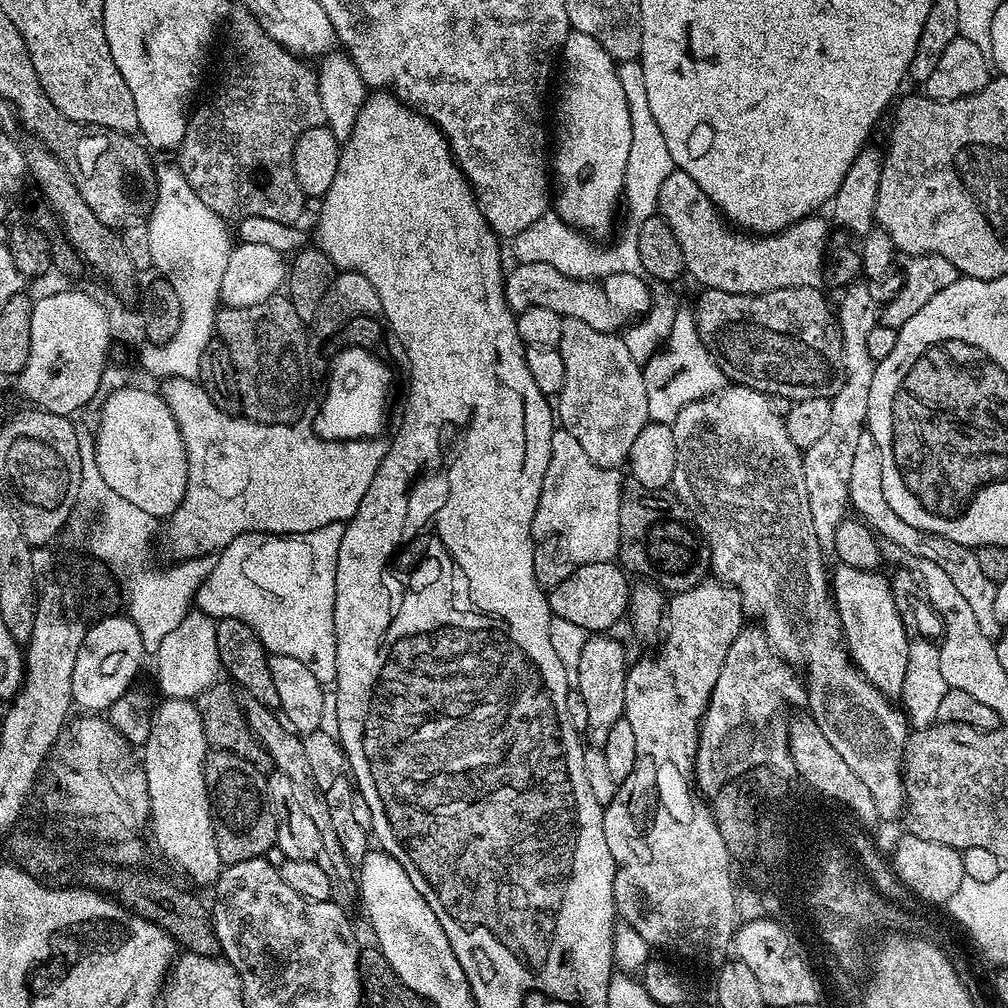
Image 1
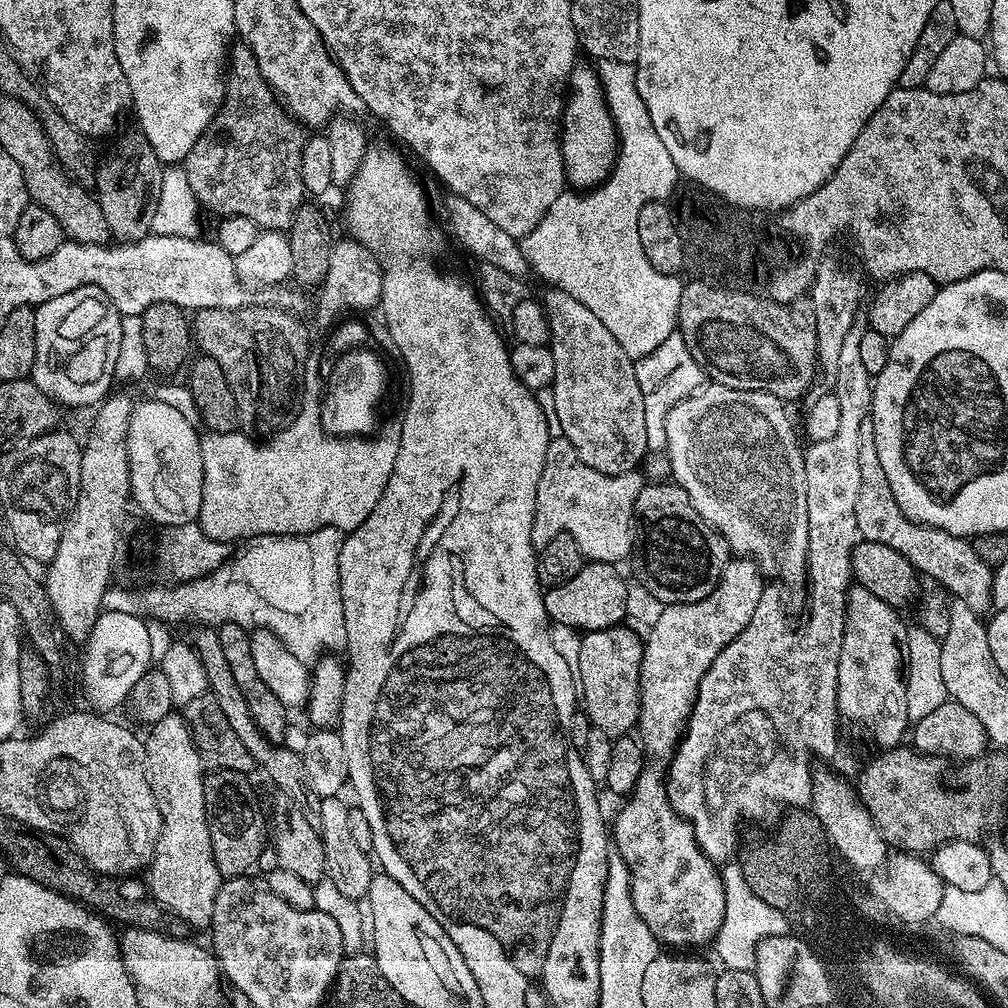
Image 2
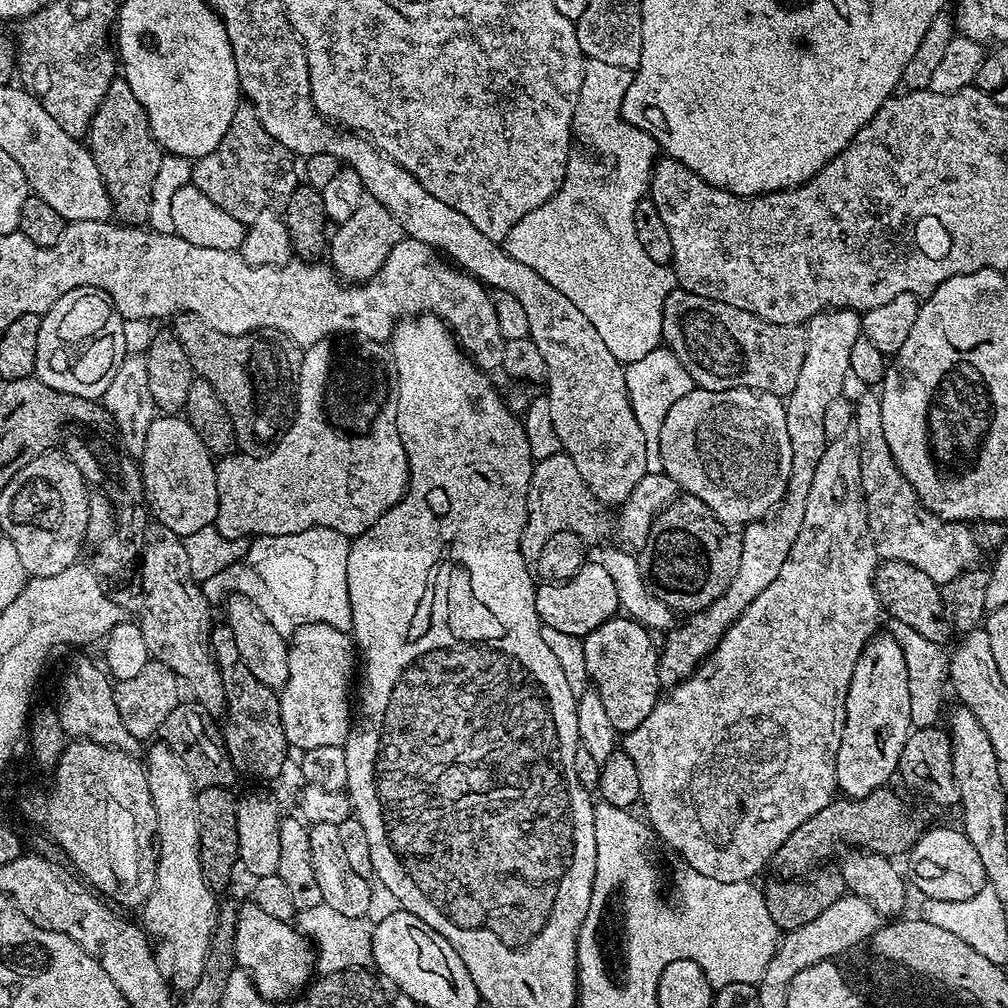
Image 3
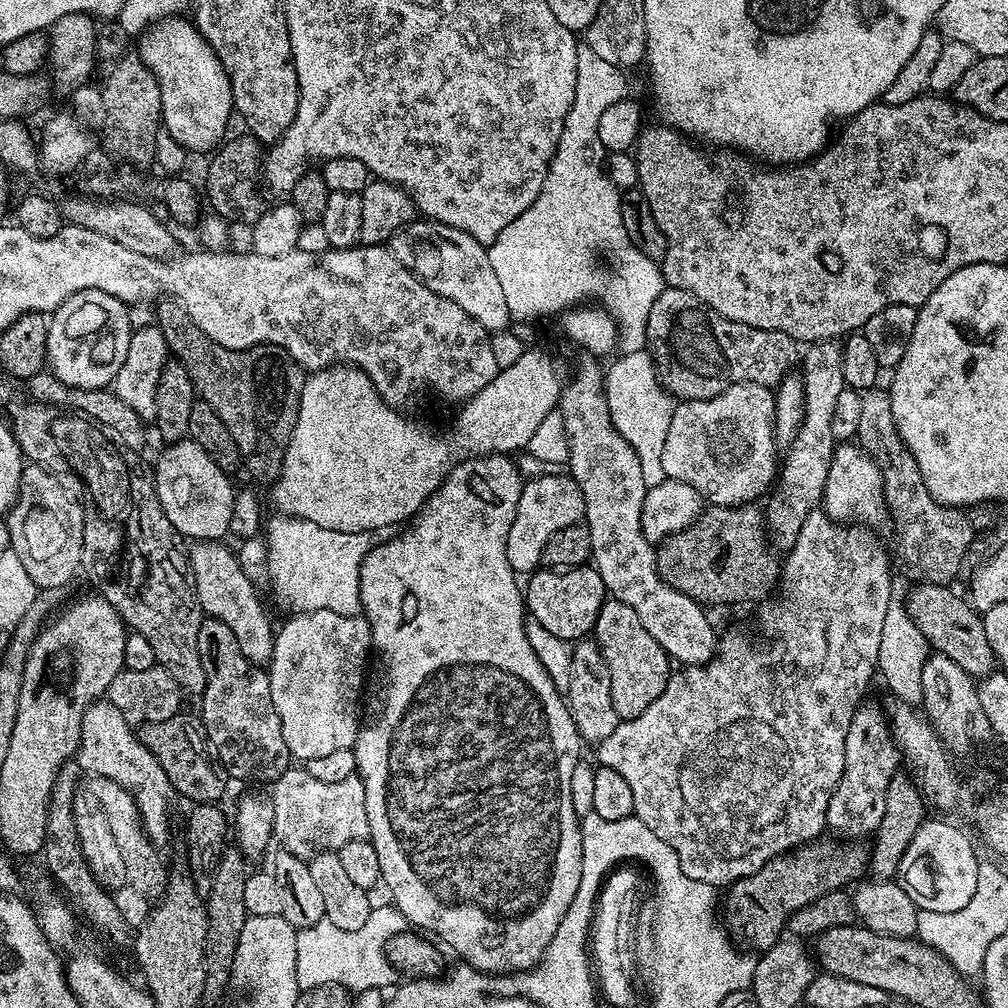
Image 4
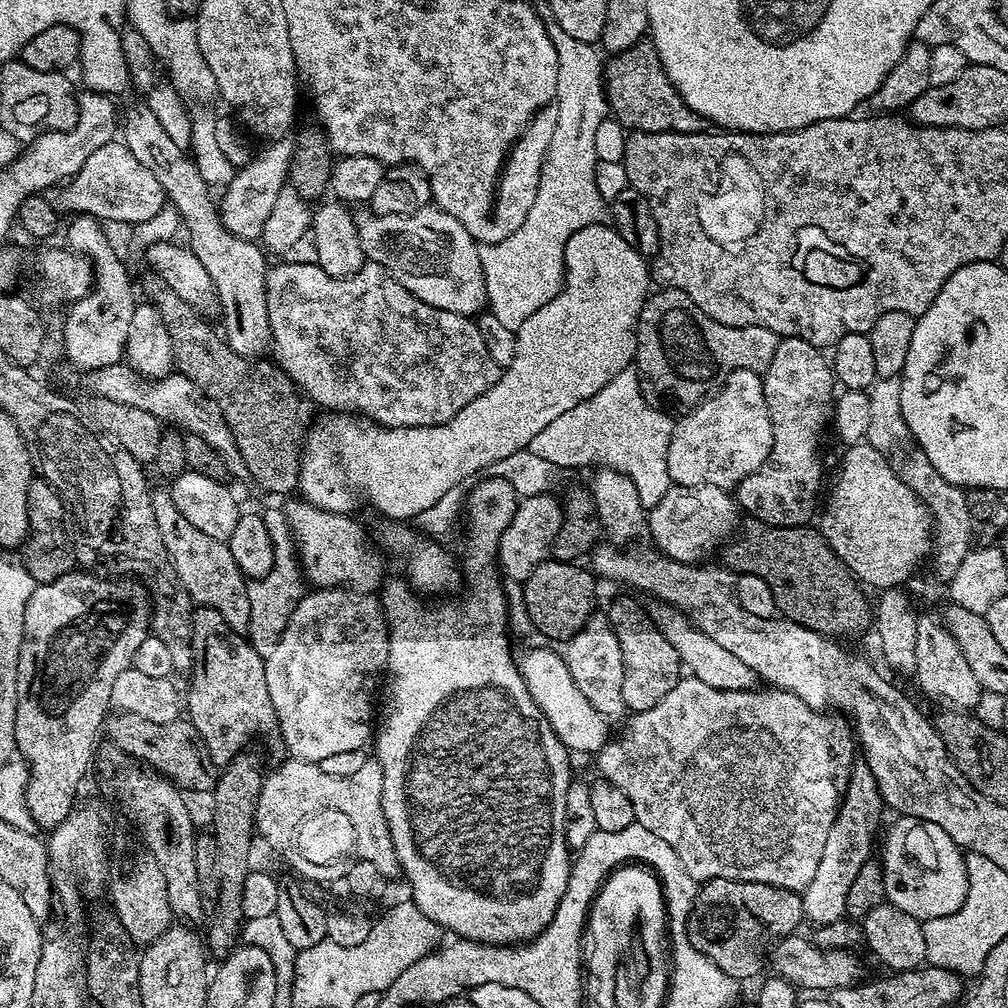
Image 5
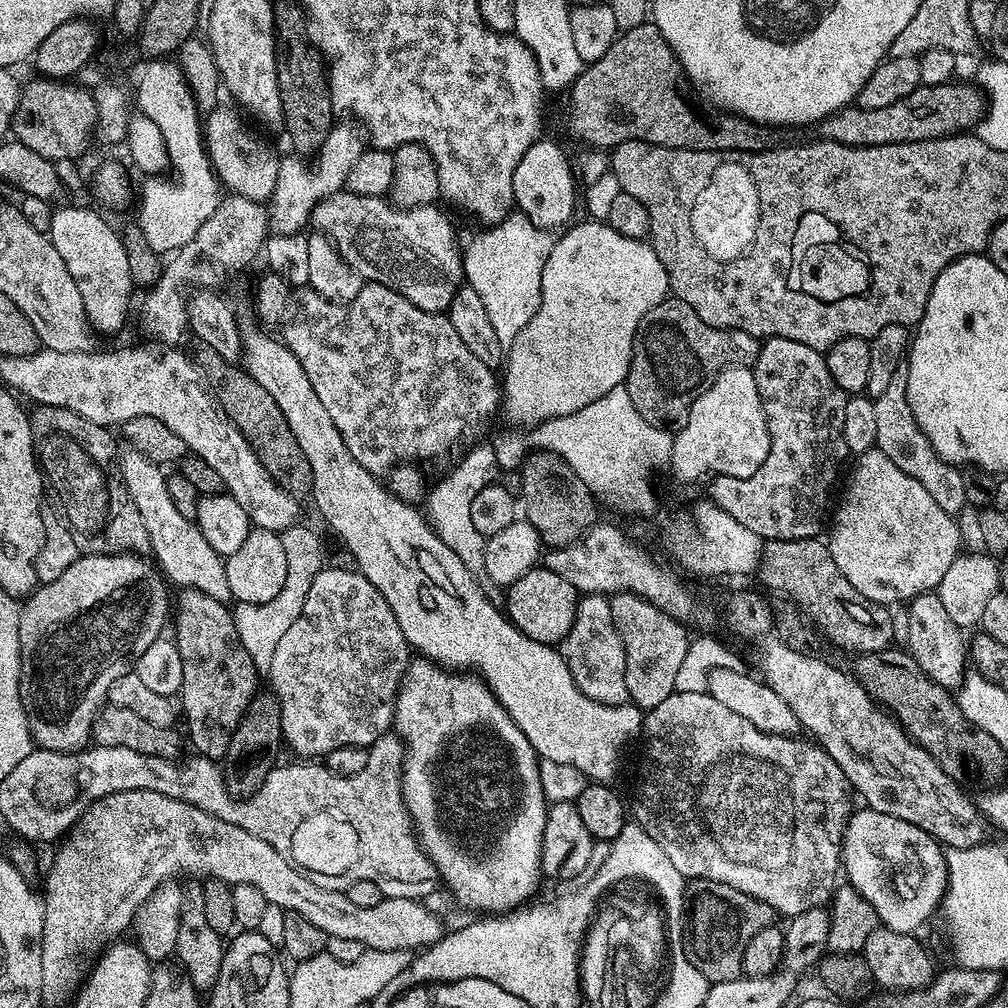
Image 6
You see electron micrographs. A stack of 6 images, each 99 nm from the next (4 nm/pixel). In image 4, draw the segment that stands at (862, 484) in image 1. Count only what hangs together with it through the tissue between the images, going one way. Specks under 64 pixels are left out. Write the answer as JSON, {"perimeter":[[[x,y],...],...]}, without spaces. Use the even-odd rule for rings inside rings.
{"perimeter":[[[877,386],[868,389],[867,392],[862,395],[862,422],[858,425],[858,434],[856,435],[856,440],[858,441],[859,447],[863,448],[869,456],[875,460],[877,466],[880,468],[880,473],[882,474],[882,482],[884,483],[884,502],[887,511],[890,513],[890,524],[896,527],[896,552],[900,555],[900,560],[908,568],[913,568],[914,571],[920,572],[919,579],[921,581],[927,582],[929,584],[947,584],[951,585],[953,583],[952,579],[960,572],[960,567],[965,567],[966,557],[968,555],[969,549],[972,547],[972,542],[974,539],[974,533],[970,522],[968,521],[967,511],[951,508],[948,504],[940,504],[933,496],[926,490],[926,482],[922,478],[922,470],[918,470],[918,462],[914,462],[914,454],[910,454],[910,450],[906,446],[906,442],[902,442],[902,438],[898,434],[898,426],[894,422],[894,410],[890,406],[890,398],[888,397],[887,391],[883,387]]]}

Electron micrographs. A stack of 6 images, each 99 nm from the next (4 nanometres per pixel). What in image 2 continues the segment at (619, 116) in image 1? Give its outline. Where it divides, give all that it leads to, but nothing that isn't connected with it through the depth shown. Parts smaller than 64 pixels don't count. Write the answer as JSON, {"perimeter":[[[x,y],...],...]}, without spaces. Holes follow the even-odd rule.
{"perimeter":[[[584,62],[577,63],[572,69],[572,77],[568,79],[560,126],[560,145],[564,178],[573,189],[591,190],[611,176],[618,155],[616,123],[612,121],[604,102],[604,88],[600,84],[597,69],[587,68]]]}

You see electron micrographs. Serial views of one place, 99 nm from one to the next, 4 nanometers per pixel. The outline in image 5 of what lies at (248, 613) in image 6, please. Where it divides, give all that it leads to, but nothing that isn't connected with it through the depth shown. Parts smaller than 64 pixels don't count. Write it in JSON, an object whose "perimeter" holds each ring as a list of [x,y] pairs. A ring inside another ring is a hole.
{"perimeter":[[[283,507],[263,509],[262,515],[266,534],[270,536],[272,565],[265,576],[253,579],[249,583],[250,626],[246,636],[252,641],[254,650],[258,650],[260,656],[267,658],[274,651],[274,646],[278,646],[278,638],[282,638],[282,630],[286,630],[290,614],[294,614],[298,602],[306,595],[306,581],[302,575],[296,542],[292,538],[292,527],[288,525]]]}

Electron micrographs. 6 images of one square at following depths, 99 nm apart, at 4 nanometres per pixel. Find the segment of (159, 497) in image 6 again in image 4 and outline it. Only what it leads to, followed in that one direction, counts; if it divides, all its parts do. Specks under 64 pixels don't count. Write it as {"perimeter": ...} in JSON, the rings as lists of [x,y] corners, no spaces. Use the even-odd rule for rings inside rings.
{"perimeter":[[[201,540],[193,543],[192,552],[190,548],[187,553],[200,611],[205,617],[226,622],[226,626],[230,626],[234,638],[238,638],[238,647],[250,663],[267,666],[272,660],[276,641],[274,624],[272,628],[263,602],[256,597],[257,585],[245,574],[239,555],[225,546],[225,543],[217,540]]]}

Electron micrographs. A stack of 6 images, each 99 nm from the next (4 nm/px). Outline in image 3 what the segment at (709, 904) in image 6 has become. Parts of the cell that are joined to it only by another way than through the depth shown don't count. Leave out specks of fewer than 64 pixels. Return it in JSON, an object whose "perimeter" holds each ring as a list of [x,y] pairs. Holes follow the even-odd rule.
{"perimeter":[[[885,786],[879,788],[878,790],[874,790],[871,794],[869,794],[866,798],[862,798],[861,800],[854,800],[851,798],[834,798],[832,799],[826,807],[822,810],[818,810],[818,814],[814,814],[814,818],[806,818],[806,822],[802,822],[802,826],[798,826],[798,830],[794,830],[794,834],[790,834],[790,838],[786,838],[786,842],[782,842],[782,846],[778,846],[778,850],[776,853],[773,854],[772,859],[770,861],[770,868],[773,868],[774,871],[777,872],[775,874],[777,877],[780,878],[800,878],[803,877],[805,874],[811,873],[813,869],[817,867],[821,862],[819,860],[824,860],[827,858],[828,855],[831,854],[832,851],[836,848],[836,843],[839,840],[845,840],[846,843],[852,844],[848,846],[855,846],[857,849],[860,850],[867,850],[869,853],[875,854],[877,856],[886,856],[889,858],[897,858],[896,856],[903,857],[905,853],[911,849],[912,845],[916,843],[917,840],[920,839],[922,835],[922,828],[919,828],[918,825],[915,824],[914,821],[908,817],[908,808],[904,805],[904,800],[902,797],[899,796],[896,792],[891,792],[891,787]]]}

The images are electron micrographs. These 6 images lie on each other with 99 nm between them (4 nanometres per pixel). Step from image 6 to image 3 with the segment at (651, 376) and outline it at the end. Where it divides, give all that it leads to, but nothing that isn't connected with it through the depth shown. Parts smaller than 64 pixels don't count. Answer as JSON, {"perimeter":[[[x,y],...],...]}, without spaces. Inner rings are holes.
{"perimeter":[[[679,286],[668,295],[664,303],[664,317],[662,318],[663,343],[676,355],[678,362],[682,362],[682,366],[686,366],[695,387],[714,390],[715,392],[730,390],[731,388],[751,388],[758,392],[769,392],[775,396],[786,398],[794,390],[794,382],[798,382],[798,373],[802,370],[802,362],[806,358],[807,333],[807,327],[799,324],[771,324],[746,310],[738,310],[738,306],[726,306],[726,302],[714,302],[714,298],[702,298],[698,294],[690,294],[685,288]]]}

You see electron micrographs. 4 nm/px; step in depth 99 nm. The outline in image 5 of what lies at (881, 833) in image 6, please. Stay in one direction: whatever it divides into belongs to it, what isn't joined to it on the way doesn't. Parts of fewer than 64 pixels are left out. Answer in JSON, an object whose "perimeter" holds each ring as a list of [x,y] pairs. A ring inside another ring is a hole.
{"perimeter":[[[897,815],[895,819],[896,821],[889,826],[888,833],[886,828],[882,836],[884,895],[887,903],[893,904],[898,910],[910,914],[915,920],[921,922],[954,914],[964,905],[968,893],[968,861],[965,853],[956,845],[954,838],[950,838],[950,834],[942,830],[942,826],[934,826],[934,822],[901,815]]]}

